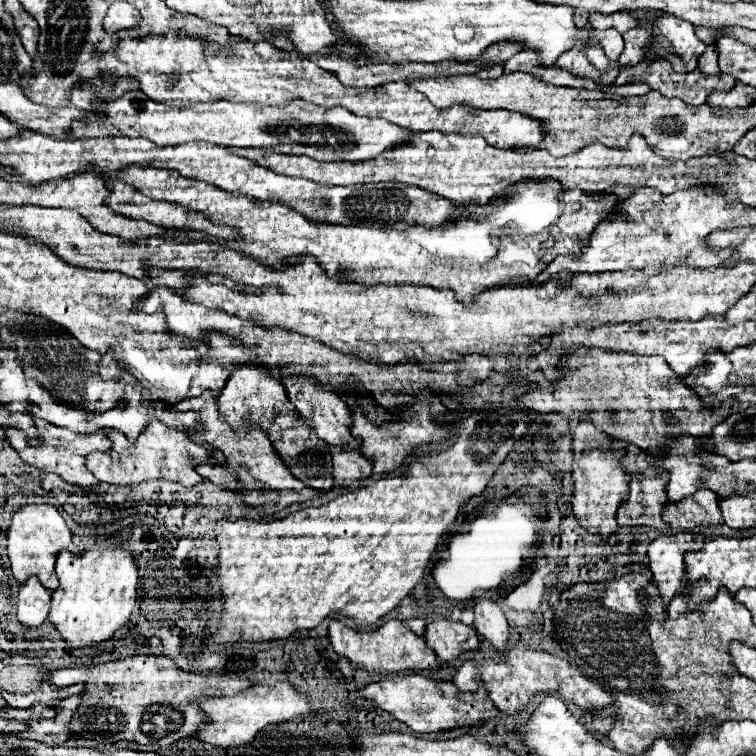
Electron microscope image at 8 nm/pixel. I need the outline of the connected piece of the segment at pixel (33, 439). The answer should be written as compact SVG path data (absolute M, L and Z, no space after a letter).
M15 413L15 429L21 429L25 431L27 439L31 445L37 445L39 441L39 433L37 433L37 427L35 427L35 419L27 413Z

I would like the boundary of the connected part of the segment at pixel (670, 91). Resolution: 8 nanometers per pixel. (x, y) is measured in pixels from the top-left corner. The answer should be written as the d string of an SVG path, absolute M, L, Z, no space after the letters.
M655 59L651 63L645 63L641 69L637 69L637 73L639 79L649 83L661 95L679 97L689 105L703 105L711 89L729 91L729 87L737 83L725 73L715 77L703 77L699 75L699 71L693 71L691 75L675 75L665 59Z

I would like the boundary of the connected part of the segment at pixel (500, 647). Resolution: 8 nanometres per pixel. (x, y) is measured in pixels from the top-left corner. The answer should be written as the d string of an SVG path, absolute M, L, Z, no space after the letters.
M477 601L475 605L475 629L477 633L489 641L495 651L503 653L507 649L507 641L509 641L509 625L507 619L501 611L501 607L495 601Z

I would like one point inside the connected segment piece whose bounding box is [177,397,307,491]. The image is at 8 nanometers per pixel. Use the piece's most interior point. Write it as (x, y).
(250, 456)

